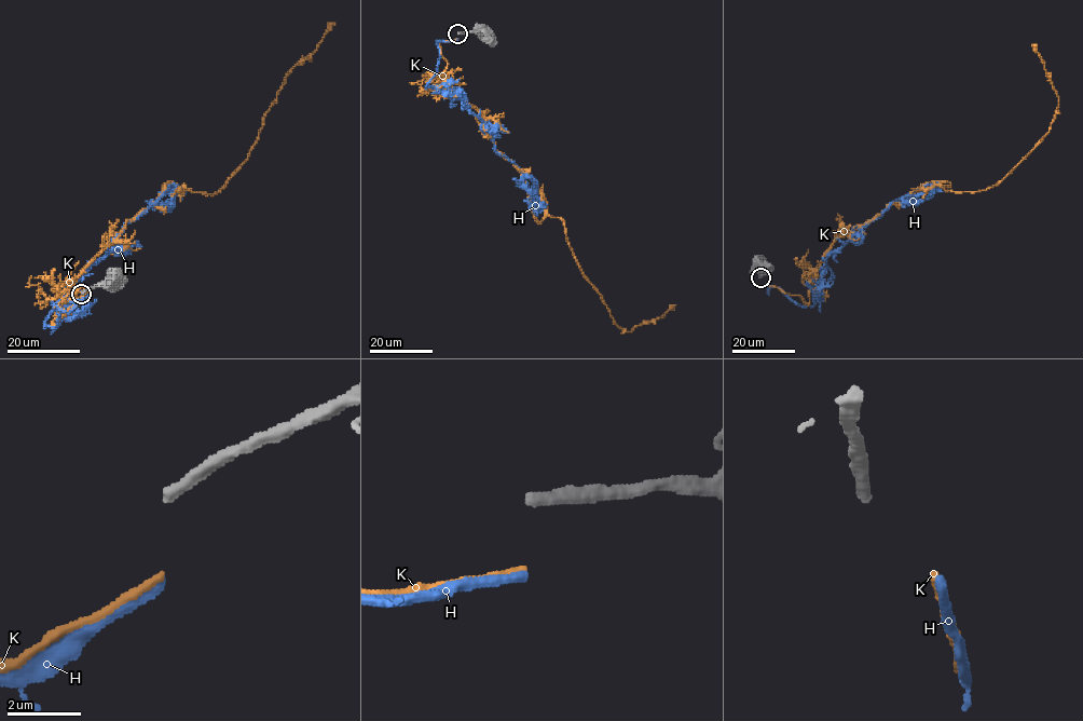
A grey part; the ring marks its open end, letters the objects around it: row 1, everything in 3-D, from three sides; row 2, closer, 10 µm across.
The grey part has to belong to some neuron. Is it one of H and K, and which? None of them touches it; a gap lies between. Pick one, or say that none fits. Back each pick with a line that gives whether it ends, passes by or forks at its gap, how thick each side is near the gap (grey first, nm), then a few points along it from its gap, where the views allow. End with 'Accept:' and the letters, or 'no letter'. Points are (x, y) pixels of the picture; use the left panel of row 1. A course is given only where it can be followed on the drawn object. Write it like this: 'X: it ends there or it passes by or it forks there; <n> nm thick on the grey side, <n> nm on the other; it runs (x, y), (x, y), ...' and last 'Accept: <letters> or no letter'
H: it ends there; 320 nm thick on the grey side, 280 nm on the other; it runs (81, 301), (66, 311), (58, 304), (57, 323), (44, 326), (124, 225), (177, 191), (161, 209)
Accept: H

